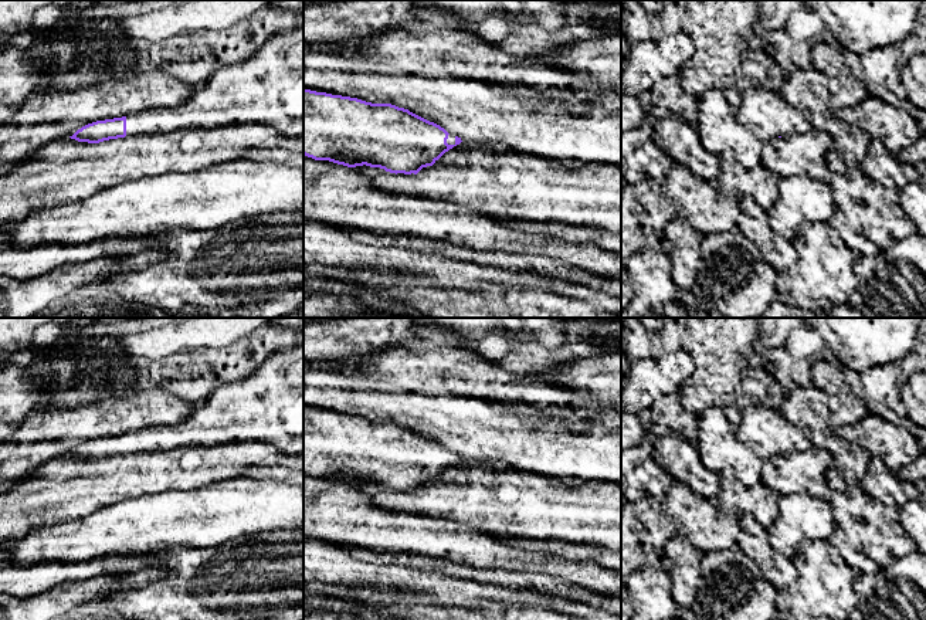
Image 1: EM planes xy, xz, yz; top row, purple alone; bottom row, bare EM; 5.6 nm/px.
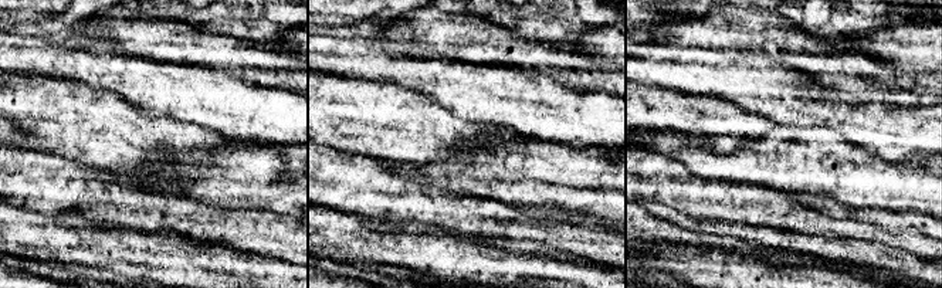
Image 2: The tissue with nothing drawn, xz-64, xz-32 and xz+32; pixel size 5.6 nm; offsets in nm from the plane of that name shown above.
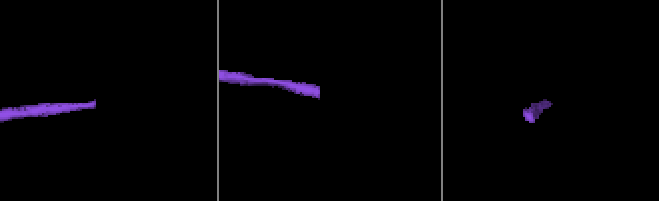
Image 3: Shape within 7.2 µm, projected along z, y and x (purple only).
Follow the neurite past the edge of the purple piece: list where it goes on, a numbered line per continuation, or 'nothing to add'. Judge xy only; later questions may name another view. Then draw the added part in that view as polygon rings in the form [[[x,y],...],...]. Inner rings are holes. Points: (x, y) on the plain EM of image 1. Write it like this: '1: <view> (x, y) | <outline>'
1: xy (267, 406) | [[[303,342],[295,348],[274,352],[242,380],[221,382],[204,400],[194,403],[193,411],[182,423],[128,433],[126,454],[235,443],[268,443],[288,455],[303,455]]]

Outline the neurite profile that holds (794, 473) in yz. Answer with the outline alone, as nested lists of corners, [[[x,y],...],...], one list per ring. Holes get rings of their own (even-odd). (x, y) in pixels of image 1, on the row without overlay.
[[[810,447],[805,451],[774,455],[762,463],[762,482],[777,495],[810,494],[831,501],[825,472],[832,467],[834,457],[825,450]]]

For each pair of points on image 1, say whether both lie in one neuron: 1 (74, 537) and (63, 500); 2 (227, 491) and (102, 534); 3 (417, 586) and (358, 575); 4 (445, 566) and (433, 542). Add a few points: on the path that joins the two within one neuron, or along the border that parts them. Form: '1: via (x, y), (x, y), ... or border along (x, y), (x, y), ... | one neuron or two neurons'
1: border along (101, 507), (82, 517), (37, 528) | two neurons
2: via (196, 518), (163, 519), (134, 527) | one neuron
3: via (403, 579), (372, 576) | one neuron
4: border along (410, 552), (419, 556), (434, 556), (475, 568) | two neurons

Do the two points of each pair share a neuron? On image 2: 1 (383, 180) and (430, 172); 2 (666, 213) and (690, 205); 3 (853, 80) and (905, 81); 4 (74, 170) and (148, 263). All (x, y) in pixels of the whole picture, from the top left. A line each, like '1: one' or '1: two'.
1: two
2: two
3: one
4: two

